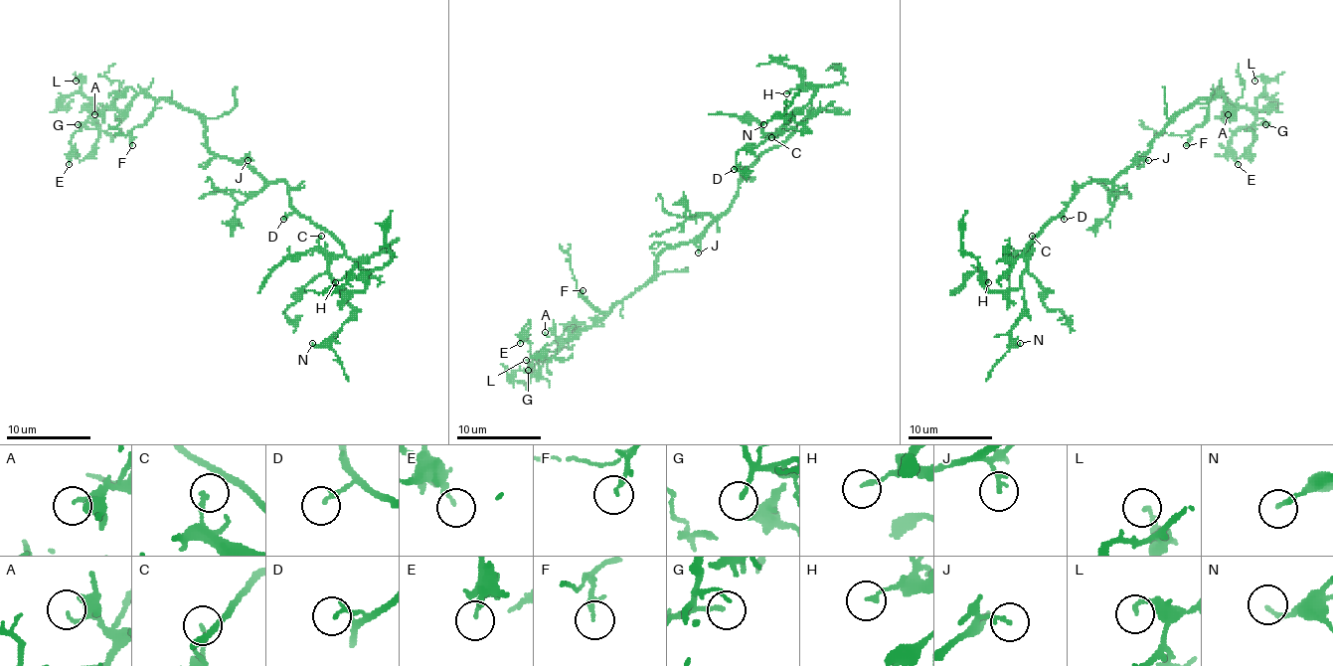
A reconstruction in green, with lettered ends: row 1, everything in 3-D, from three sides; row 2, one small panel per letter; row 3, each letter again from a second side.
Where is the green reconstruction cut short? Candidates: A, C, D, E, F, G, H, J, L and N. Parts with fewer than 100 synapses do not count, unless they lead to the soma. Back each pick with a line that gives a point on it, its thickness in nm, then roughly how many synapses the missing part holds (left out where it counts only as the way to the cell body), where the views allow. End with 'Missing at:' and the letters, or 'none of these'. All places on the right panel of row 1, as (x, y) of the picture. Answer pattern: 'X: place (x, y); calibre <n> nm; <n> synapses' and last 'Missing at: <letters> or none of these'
Missing at: none of these

